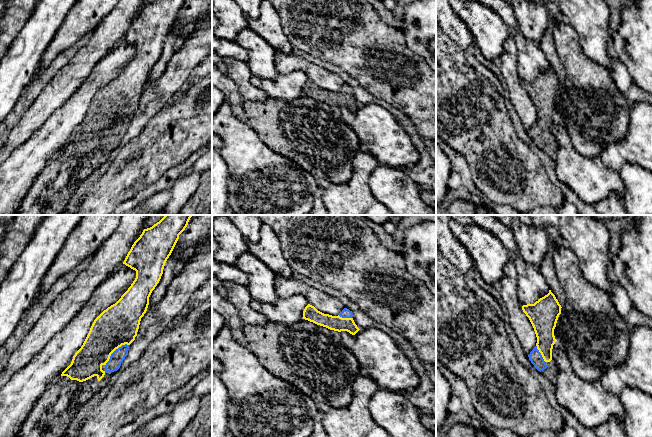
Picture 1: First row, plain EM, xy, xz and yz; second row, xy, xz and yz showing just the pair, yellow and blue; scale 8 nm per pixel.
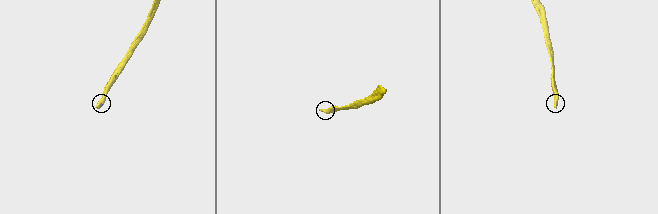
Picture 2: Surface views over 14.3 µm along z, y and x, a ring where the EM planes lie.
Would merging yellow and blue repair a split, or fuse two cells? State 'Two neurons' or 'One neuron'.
One neuron

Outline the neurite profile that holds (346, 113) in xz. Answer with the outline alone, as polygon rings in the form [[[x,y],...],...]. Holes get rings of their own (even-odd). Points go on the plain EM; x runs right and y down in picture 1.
[[[370,103],[360,105],[355,111],[341,107],[340,114],[380,165],[411,167],[420,160],[420,153],[406,130],[383,106]]]

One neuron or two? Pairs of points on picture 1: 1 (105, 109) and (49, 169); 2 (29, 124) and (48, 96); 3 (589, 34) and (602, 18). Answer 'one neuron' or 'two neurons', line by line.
1: one neuron
2: one neuron
3: one neuron

